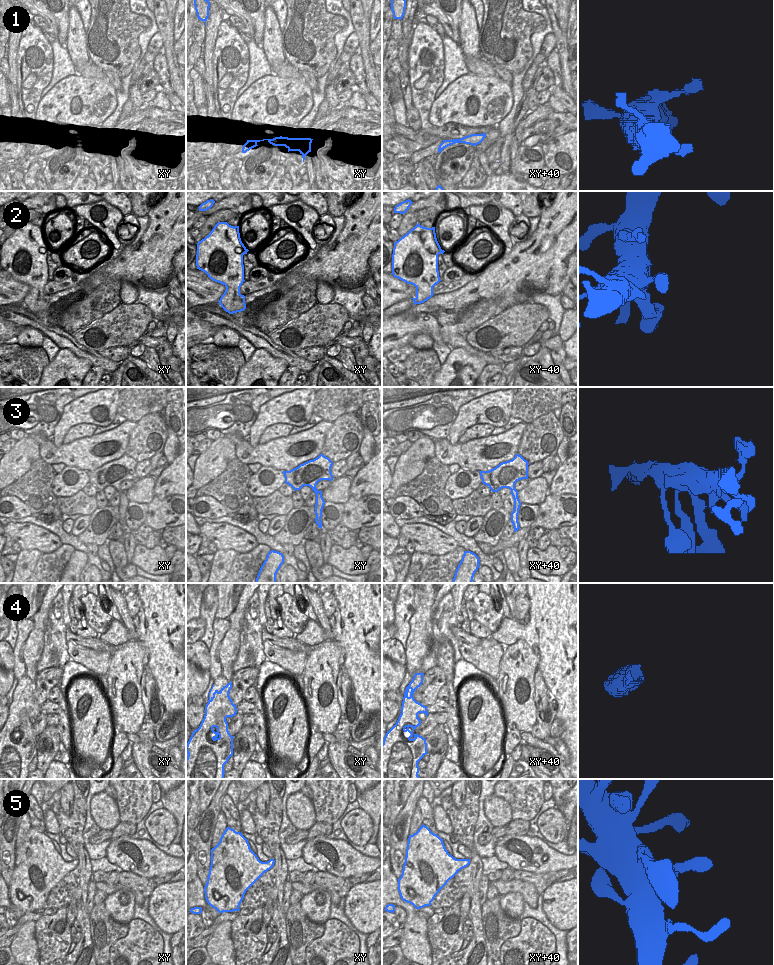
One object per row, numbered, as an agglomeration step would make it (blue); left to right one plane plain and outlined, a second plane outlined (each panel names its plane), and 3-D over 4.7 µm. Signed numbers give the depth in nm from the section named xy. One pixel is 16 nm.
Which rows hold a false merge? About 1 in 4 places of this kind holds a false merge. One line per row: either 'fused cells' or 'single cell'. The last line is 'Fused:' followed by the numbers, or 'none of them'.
1: single cell
2: single cell
3: single cell
4: single cell
5: single cell
Fused: none of them

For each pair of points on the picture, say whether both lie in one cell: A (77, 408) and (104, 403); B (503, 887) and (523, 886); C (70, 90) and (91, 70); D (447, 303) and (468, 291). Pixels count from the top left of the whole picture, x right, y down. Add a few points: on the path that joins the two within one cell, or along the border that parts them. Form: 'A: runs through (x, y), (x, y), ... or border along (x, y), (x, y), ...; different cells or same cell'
A: runs through (84, 408), (91, 408), (97, 404); same cell
B: runs through (508, 887), (518, 886); same cell
C: border along (78, 73), (85, 77), (98, 77), (107, 80); different cells
D: runs through (452, 303), (457, 302), (463, 296); same cell

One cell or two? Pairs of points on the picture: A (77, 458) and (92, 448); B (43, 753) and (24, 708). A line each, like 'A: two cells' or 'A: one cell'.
A: one cell
B: two cells

